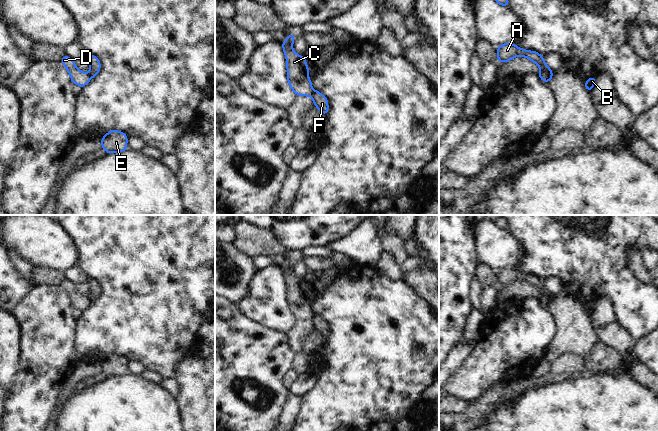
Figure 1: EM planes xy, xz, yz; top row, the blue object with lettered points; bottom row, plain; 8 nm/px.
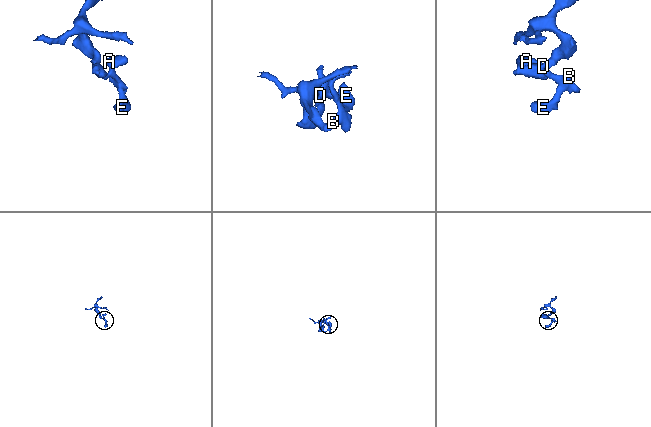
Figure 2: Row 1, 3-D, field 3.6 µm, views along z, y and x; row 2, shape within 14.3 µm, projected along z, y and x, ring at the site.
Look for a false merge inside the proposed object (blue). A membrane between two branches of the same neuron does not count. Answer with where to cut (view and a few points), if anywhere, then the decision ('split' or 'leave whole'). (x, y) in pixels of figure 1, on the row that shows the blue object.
cut in xz along (314, 90), (311, 95); split

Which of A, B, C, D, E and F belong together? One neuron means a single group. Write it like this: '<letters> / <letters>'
A B E F / C D

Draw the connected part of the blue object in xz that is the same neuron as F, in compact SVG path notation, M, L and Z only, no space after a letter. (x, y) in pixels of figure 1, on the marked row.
M314 90L312 94L312 99L314 101L314 105L323 113L325 116L328 113L328 100L324 95L320 92Z

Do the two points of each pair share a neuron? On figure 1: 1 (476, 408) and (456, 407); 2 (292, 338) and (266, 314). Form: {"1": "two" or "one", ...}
{"1": "two", "2": "two"}

